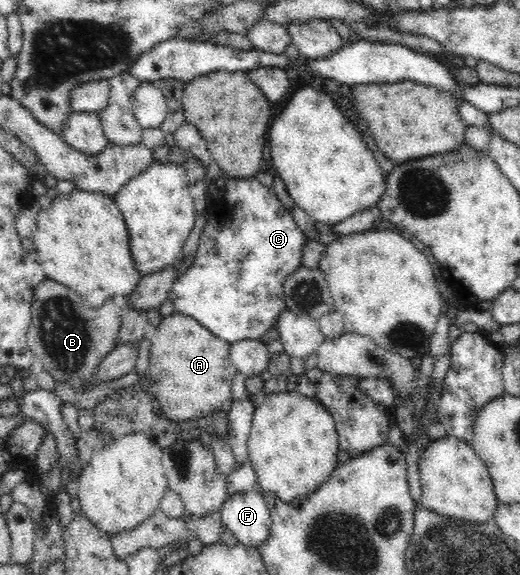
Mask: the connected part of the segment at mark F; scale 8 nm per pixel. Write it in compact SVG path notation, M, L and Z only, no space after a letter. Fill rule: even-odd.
M260 489L231 495L220 506L223 527L236 536L239 544L248 548L262 547L270 535L270 512Z

